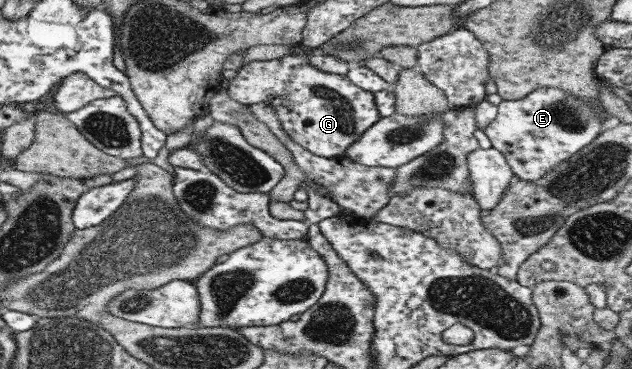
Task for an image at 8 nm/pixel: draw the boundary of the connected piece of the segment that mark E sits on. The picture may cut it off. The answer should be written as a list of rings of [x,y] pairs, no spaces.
[[[542,87],[524,98],[497,104],[497,115],[484,128],[492,146],[500,151],[516,178],[535,181],[563,160],[588,146],[603,130],[603,120],[594,105],[556,87]]]

